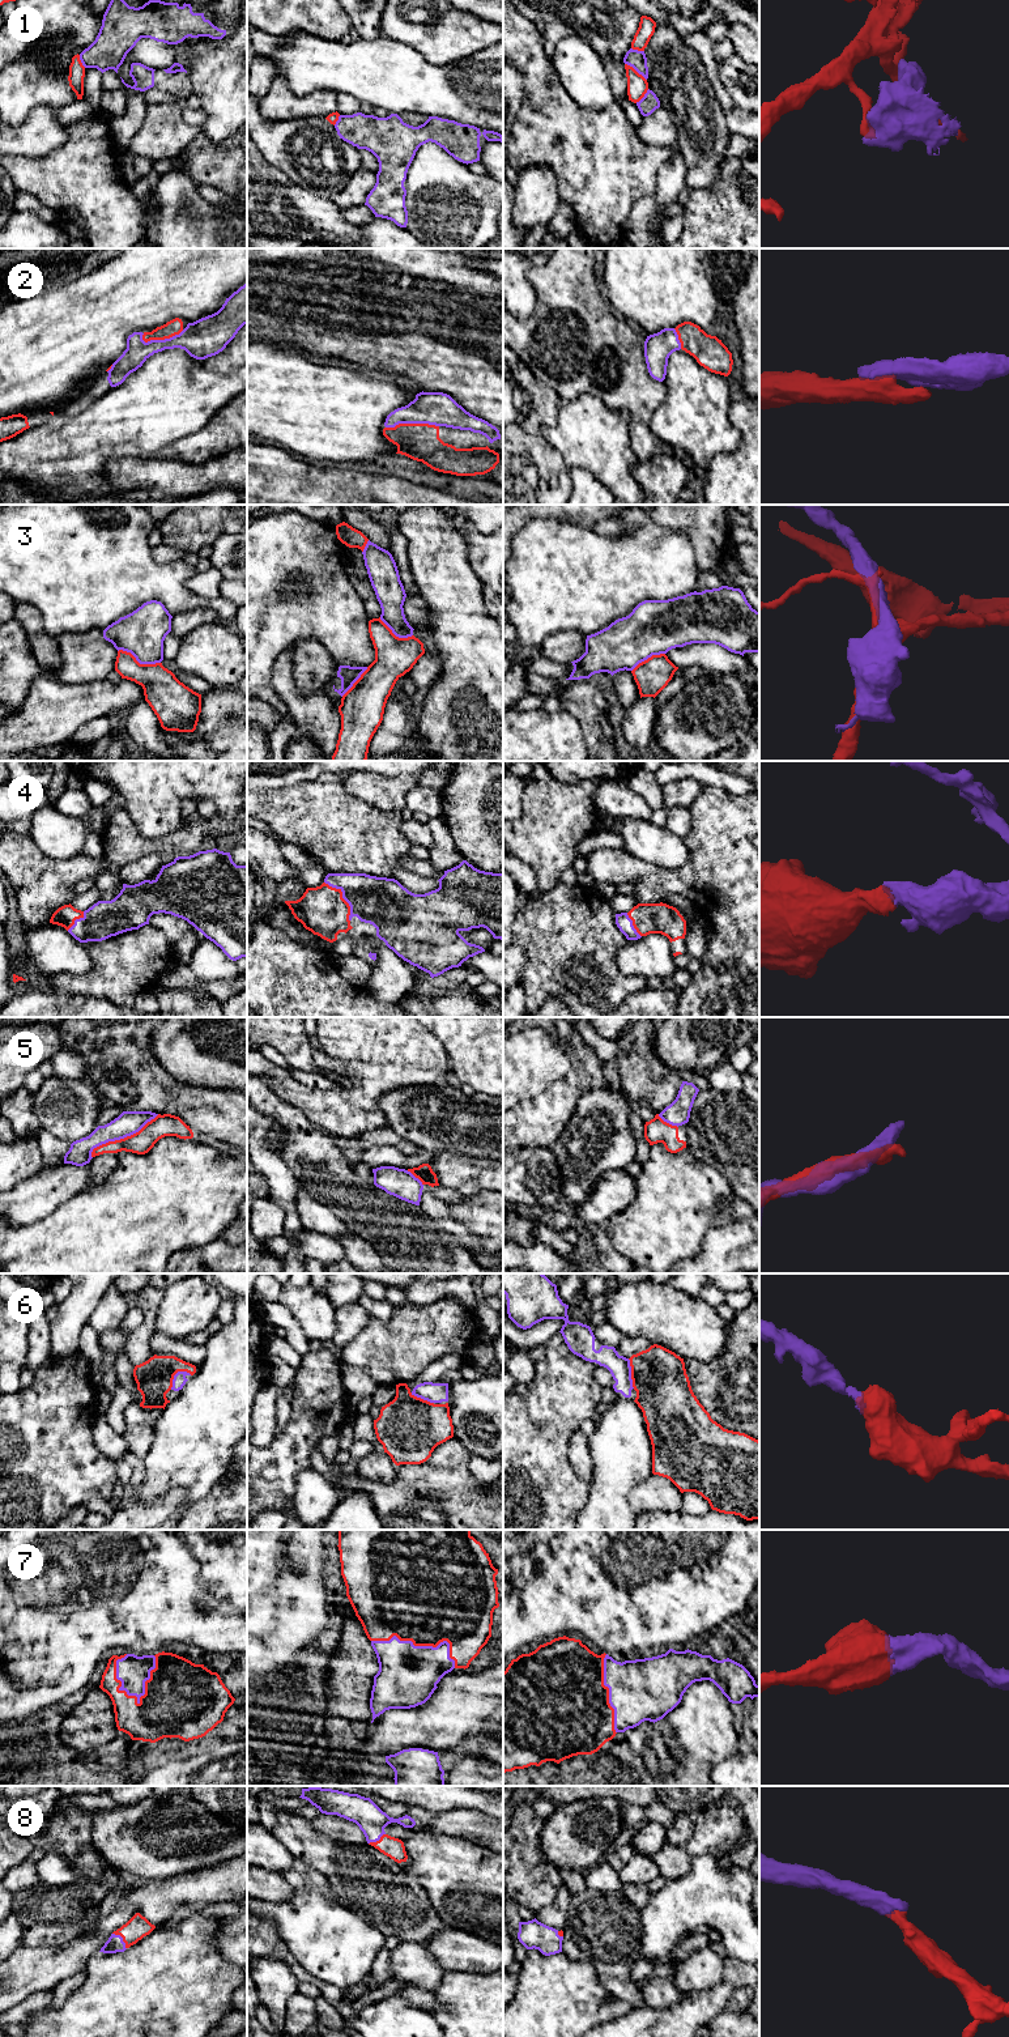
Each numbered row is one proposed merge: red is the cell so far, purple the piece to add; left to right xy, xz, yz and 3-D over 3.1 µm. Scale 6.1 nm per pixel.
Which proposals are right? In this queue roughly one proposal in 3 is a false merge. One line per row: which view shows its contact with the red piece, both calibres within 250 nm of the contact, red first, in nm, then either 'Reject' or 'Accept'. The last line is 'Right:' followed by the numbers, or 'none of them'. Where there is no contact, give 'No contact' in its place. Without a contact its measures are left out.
1: Touches red in yz. Thickness 130 nm (red) against 110 nm. Reject
2: Touches red in xz. Thickness 240 nm (red) against 200 nm. Accept
3: Touches red in xy. Thickness 240 nm (red) against 280 nm. Reject
4: Touches red in xz. Thickness 300 nm (red) against 300 nm. Accept
5: Touches red in xy. Thickness 140 nm (red) against 150 nm. Reject
6: Touches red in xy. Thickness 220 nm (red) against 80 nm. Accept
7: Touches red in xy. Thickness 460 nm (red) against 190 nm. Accept
8: Touches red in xy. Thickness 140 nm (red) against 100 nm. Accept
Right: 2, 4, 6, 7, 8

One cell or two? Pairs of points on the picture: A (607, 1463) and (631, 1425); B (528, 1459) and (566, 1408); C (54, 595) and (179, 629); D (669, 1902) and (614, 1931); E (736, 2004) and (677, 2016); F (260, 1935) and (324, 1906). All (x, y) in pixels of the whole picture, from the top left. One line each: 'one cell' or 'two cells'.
A: one cell
B: one cell
C: two cells
D: two cells
E: two cells
F: two cells

